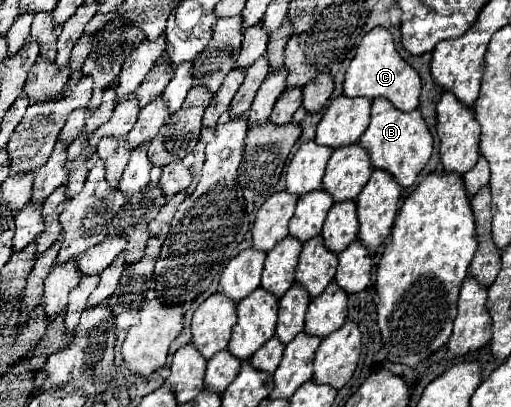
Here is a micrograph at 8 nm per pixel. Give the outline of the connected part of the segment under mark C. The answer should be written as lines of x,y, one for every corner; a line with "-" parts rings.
373,28
357,48
355,58
351,60
351,66
347,68
345,74
345,94
349,98
355,96
365,96
365,98
385,98
389,100
397,110
401,112
411,112
417,108
419,102
419,92
421,92
421,82
419,74
399,56
393,36
385,28

